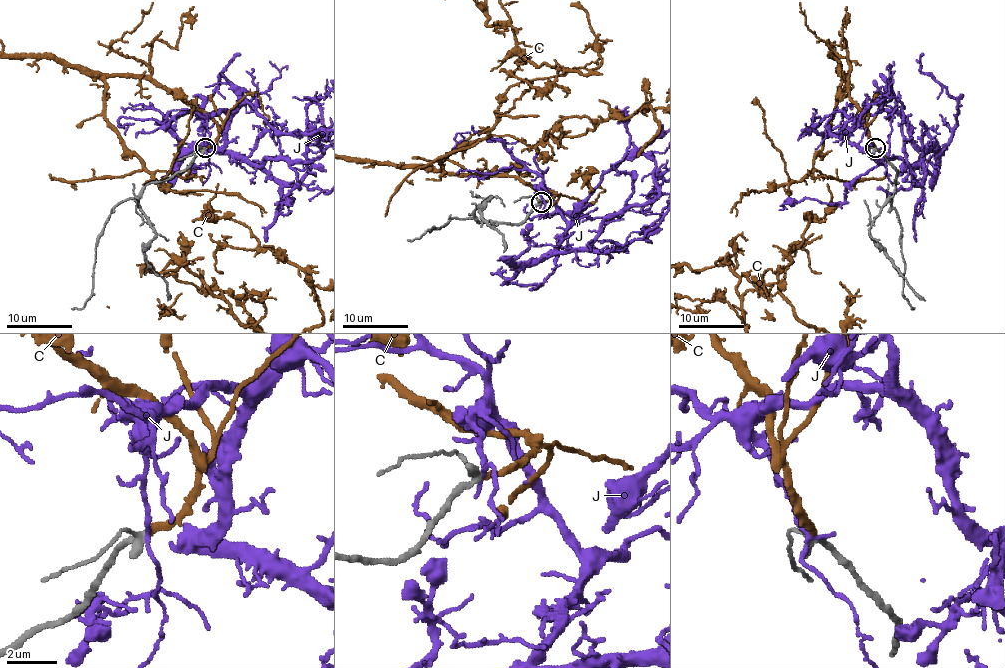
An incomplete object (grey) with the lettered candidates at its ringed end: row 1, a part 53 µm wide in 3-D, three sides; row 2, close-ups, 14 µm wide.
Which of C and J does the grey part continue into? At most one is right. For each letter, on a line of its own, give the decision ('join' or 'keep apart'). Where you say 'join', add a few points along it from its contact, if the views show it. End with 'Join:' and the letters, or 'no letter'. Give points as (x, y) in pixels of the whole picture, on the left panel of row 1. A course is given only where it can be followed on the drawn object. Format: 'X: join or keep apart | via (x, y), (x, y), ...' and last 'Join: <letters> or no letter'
C: join
J: keep apart
Join: C

